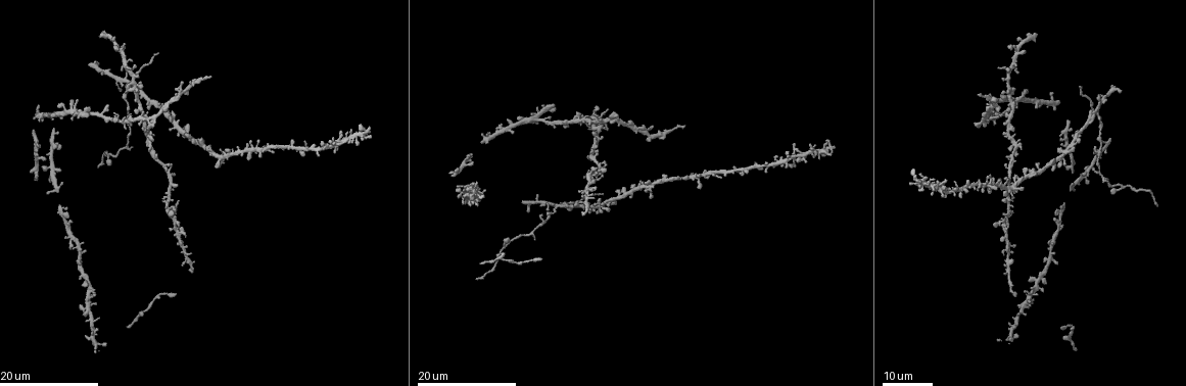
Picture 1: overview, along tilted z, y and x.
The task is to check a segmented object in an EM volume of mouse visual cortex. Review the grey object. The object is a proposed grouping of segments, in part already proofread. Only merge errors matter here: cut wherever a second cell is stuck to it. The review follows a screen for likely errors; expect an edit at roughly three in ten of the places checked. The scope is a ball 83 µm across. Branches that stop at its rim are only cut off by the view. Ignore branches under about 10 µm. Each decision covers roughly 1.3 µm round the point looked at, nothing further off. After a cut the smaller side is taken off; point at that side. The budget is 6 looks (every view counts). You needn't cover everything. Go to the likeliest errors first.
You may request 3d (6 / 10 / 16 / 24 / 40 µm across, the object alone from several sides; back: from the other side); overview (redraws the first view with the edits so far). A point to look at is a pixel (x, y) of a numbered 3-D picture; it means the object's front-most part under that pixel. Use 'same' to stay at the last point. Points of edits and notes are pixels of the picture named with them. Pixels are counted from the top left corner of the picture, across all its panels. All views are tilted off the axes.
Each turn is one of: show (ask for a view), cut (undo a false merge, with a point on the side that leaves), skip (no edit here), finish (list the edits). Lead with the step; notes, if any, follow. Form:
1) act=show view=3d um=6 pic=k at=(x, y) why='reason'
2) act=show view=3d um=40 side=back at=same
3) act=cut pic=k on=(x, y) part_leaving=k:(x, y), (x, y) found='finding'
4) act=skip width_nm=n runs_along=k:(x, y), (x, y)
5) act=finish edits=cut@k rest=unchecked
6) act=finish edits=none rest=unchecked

act=show view=3d um=16 pic=1 at=(91, 306) why='four arms meet'

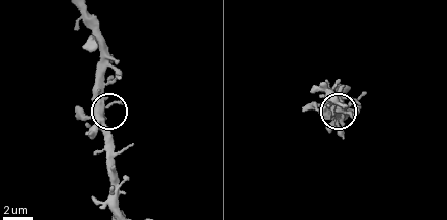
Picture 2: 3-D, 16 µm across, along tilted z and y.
act=show view=3d um=6 pic=2 at=(339, 109)

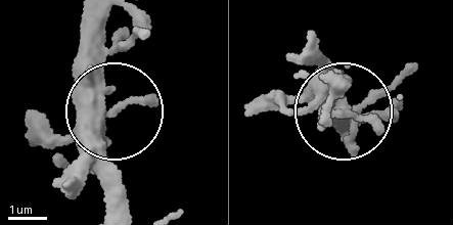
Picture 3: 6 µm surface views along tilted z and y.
act=skip width_nm=320 runs_along=3:(93, 14), (92, 46), (114, 104), (83, 187) found='all the same cell'

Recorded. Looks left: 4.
act=show view=3d um=16 pic=1 at=(171, 165)

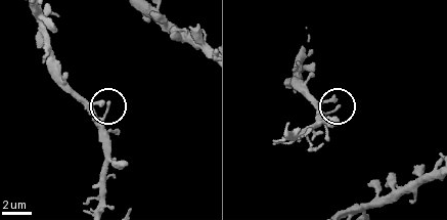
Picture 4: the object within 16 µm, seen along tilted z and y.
act=show view=3d um=10 pic=4 at=(106, 102) why='closer look'

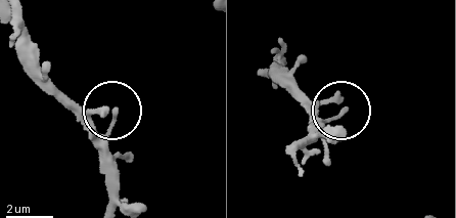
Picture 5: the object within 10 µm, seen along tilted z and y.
act=show view=3d um=6 pic=5 at=(114, 110)

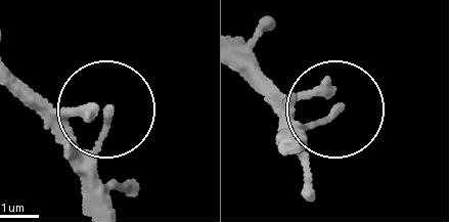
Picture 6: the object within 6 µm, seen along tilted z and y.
act=skip runs_along=6:(15, 81), (64, 110), (105, 120), (99, 201) found='all the same cell'

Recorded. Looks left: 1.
act=finish edits=none rest=unchecked

